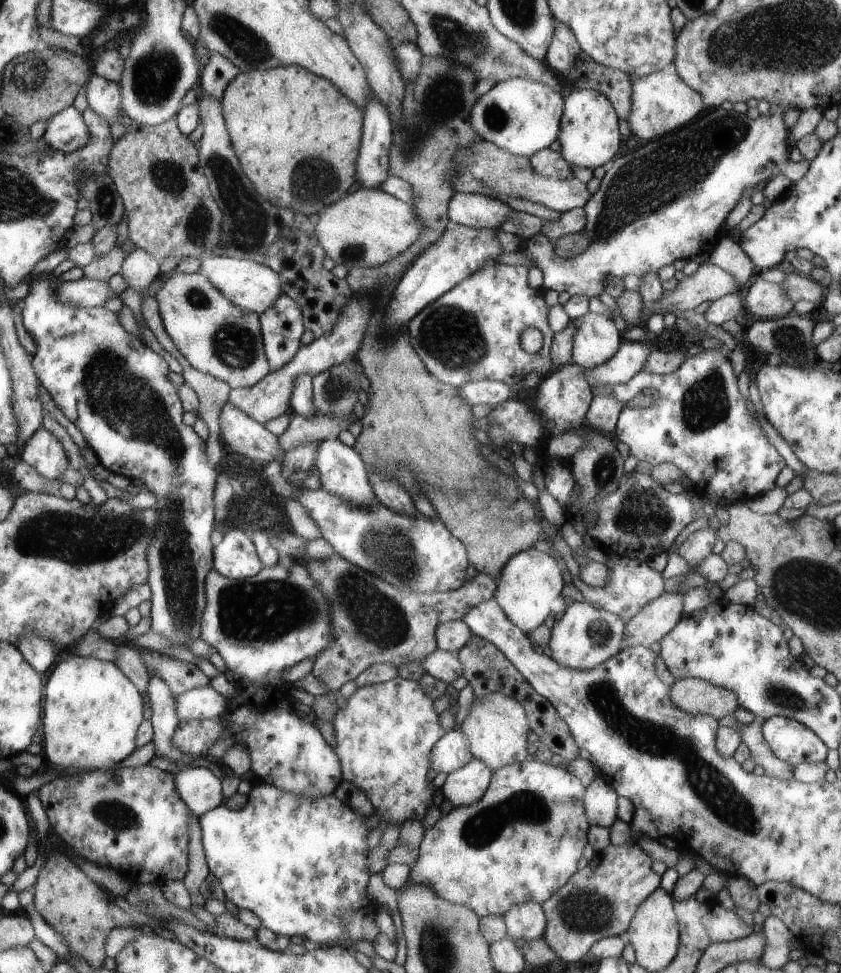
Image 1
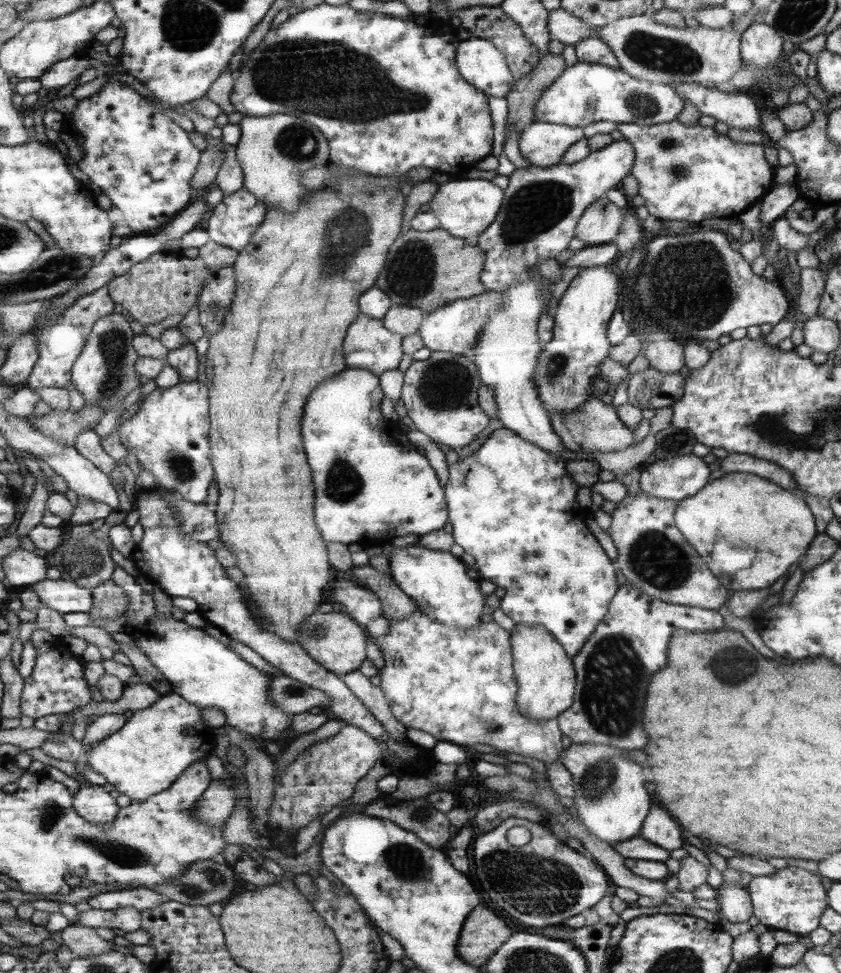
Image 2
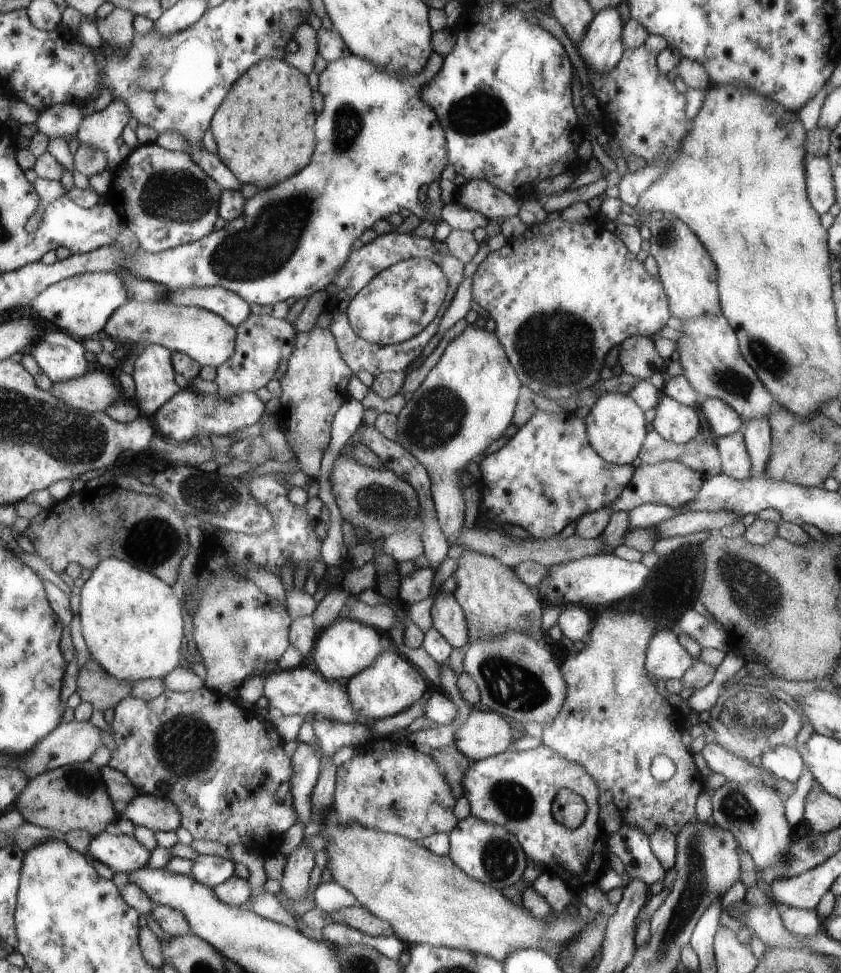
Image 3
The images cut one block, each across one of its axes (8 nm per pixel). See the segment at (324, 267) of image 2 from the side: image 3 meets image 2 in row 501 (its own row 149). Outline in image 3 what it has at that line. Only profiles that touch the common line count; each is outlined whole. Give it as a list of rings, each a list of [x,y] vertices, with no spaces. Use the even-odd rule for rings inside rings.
[[[264,59],[232,86],[226,100],[213,114],[209,129],[216,141],[217,154],[238,176],[239,181],[254,184],[259,189],[268,189],[286,181],[288,176],[294,176],[306,164],[310,164],[314,146],[318,144],[318,139],[314,138],[314,120],[316,114],[312,110],[308,77],[284,62],[284,59]]]

